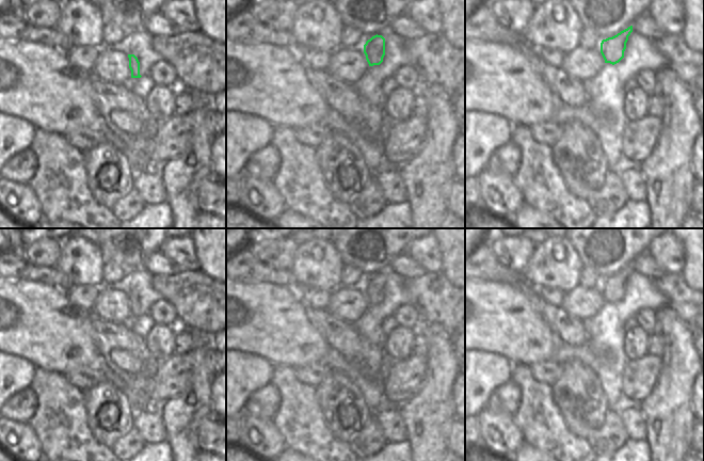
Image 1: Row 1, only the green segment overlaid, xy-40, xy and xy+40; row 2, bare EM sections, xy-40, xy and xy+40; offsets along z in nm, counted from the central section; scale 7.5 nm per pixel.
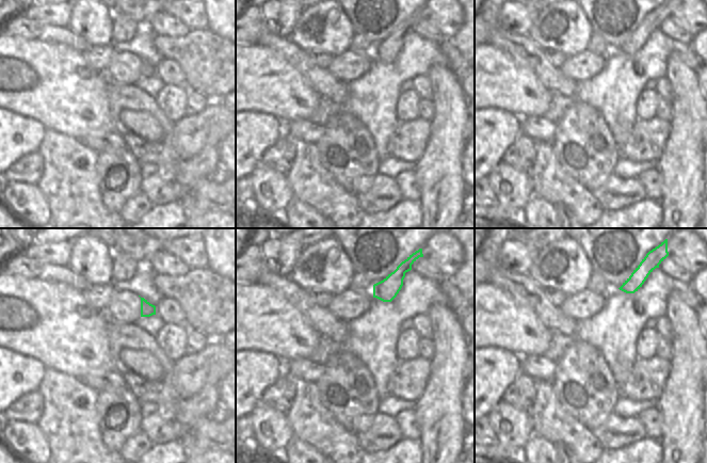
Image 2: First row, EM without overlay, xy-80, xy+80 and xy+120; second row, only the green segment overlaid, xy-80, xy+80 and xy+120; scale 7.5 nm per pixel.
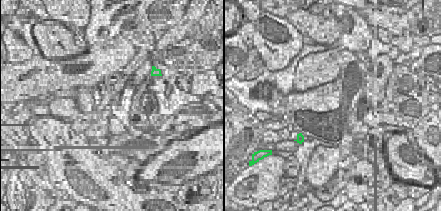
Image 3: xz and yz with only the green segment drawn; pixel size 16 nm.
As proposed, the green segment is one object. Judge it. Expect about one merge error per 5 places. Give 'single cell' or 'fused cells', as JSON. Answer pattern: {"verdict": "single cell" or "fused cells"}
{"verdict": "single cell"}

